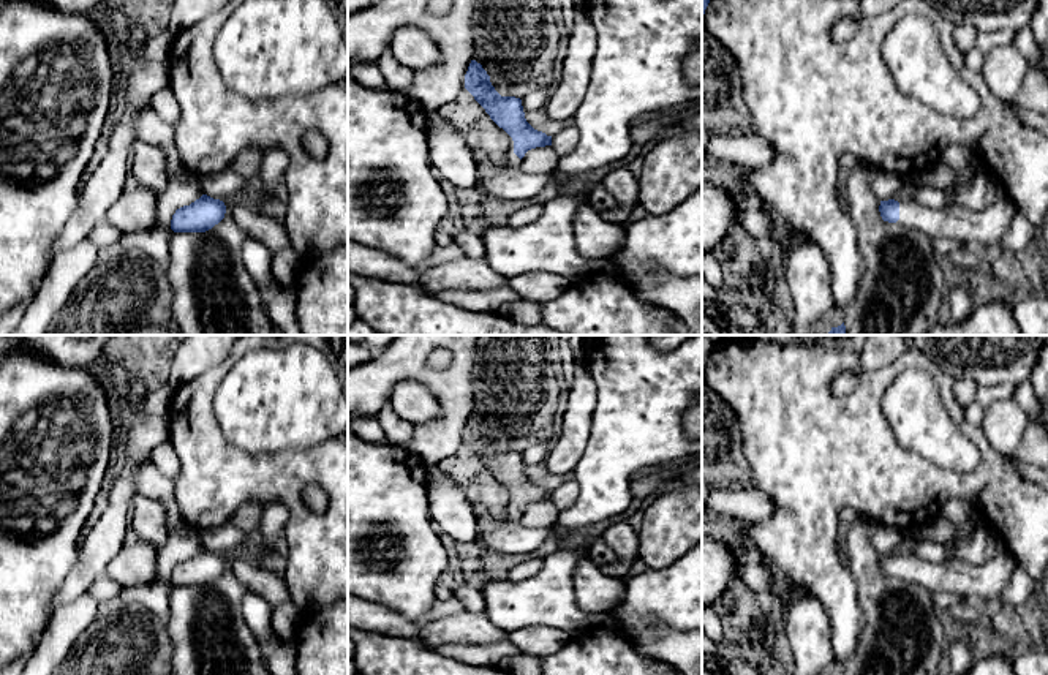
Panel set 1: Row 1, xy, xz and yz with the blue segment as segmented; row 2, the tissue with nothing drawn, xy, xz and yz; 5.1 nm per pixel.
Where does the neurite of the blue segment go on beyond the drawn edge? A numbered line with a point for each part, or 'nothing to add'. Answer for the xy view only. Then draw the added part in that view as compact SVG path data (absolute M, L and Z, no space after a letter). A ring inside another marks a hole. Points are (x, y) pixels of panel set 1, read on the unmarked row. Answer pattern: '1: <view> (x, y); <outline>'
nothing to add

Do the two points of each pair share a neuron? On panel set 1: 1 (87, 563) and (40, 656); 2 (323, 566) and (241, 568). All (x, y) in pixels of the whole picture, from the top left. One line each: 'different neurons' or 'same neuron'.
1: different neurons
2: different neurons

